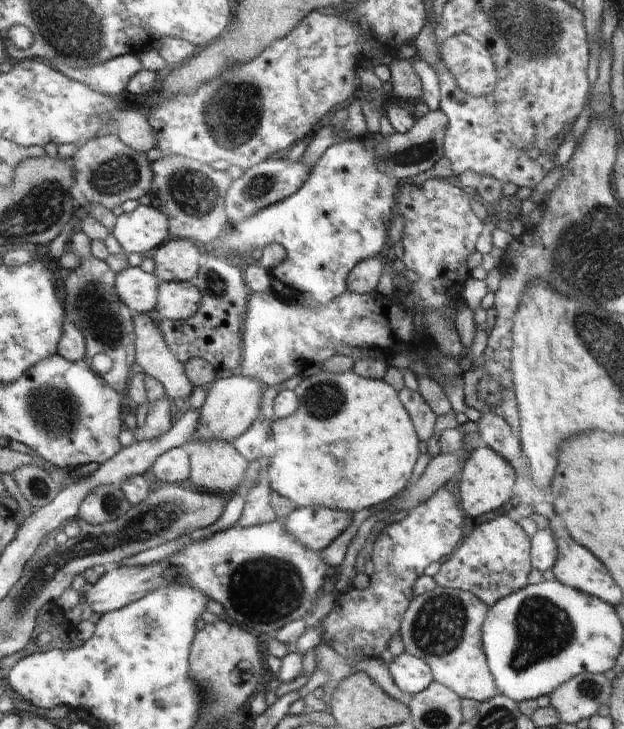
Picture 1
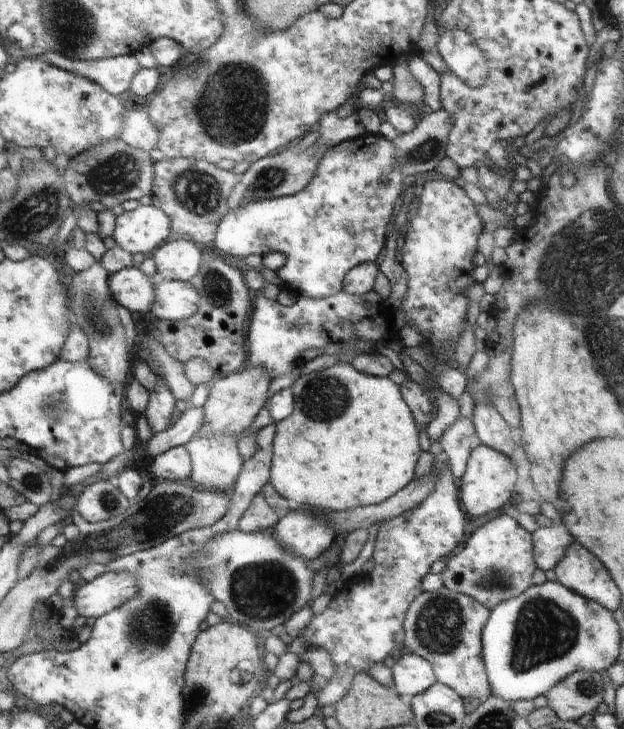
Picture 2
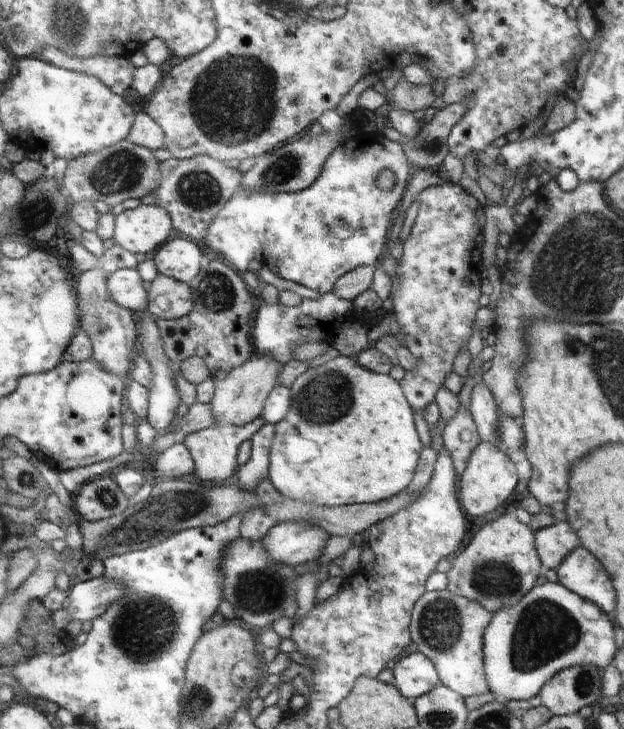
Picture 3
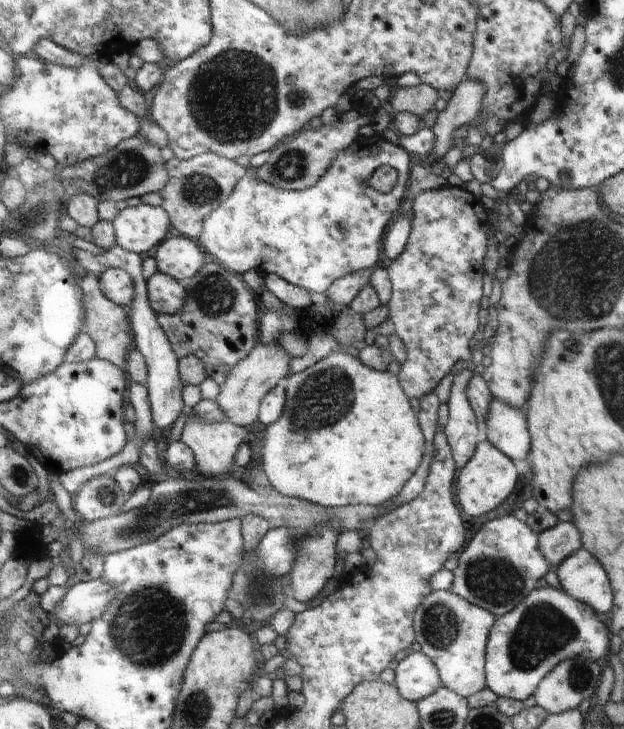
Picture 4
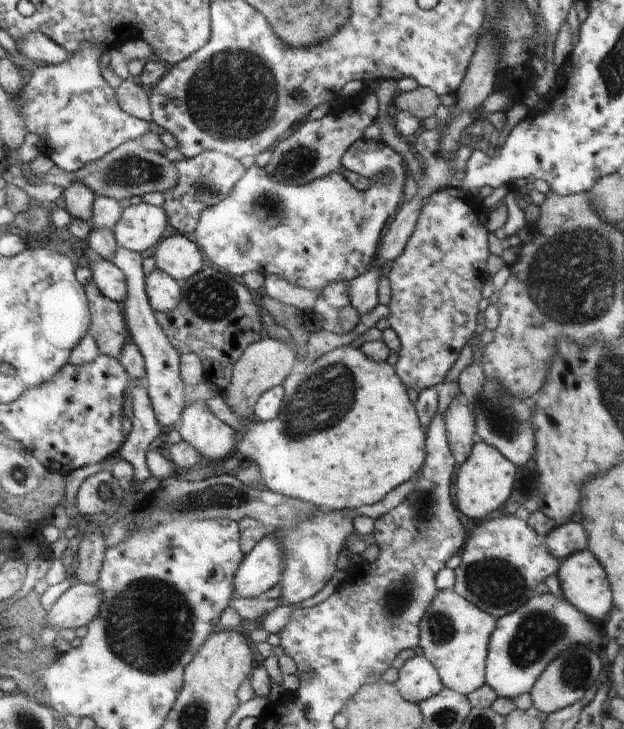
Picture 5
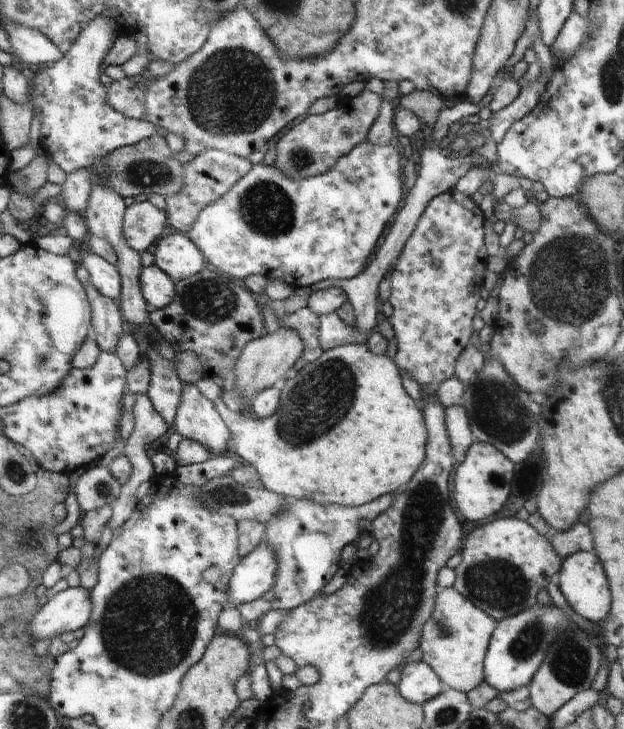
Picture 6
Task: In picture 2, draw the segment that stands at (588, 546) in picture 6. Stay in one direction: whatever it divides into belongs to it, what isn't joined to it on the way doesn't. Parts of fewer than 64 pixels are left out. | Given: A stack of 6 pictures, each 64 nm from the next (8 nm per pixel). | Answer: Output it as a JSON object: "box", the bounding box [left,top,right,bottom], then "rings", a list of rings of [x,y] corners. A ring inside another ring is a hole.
{"box":[534,524,572,572],"rings":[[[565,524],[556,527],[540,527],[534,533],[536,566],[544,572],[552,570],[562,560],[564,550],[572,540]]]}

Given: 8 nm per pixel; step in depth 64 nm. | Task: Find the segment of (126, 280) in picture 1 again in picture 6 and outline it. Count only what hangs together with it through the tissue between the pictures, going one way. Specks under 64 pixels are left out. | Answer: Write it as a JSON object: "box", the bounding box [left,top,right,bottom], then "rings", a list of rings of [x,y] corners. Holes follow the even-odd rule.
{"box":[78,250,124,301],"rings":[[[93,250],[86,256],[78,259],[80,266],[84,266],[89,272],[91,284],[103,291],[108,298],[116,298],[120,301],[124,294],[124,278],[118,266],[108,262]]]}

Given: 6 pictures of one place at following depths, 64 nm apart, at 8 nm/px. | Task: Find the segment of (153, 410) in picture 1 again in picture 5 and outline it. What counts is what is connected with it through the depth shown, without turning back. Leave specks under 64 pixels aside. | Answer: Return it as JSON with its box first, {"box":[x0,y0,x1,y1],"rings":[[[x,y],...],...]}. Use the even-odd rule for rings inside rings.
{"box":[113,247,190,426],"rings":[[[120,247],[113,260],[126,273],[128,290],[130,290],[125,305],[128,306],[128,324],[132,330],[134,340],[140,345],[147,360],[148,376],[145,381],[149,390],[158,418],[162,426],[174,426],[182,422],[184,410],[188,410],[188,394],[190,386],[184,380],[183,358],[184,354],[175,347],[175,343],[168,338],[167,331],[156,316],[157,310],[150,300],[147,277],[144,272],[144,254]]]}

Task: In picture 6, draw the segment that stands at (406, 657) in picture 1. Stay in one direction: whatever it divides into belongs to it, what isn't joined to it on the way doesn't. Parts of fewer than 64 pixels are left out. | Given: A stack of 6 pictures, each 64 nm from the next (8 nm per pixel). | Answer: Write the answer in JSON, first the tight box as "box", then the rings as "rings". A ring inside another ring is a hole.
{"box":[399,660,444,705],"rings":[[[424,660],[409,662],[401,668],[399,693],[408,702],[423,705],[436,698],[444,690],[443,680]]]}

